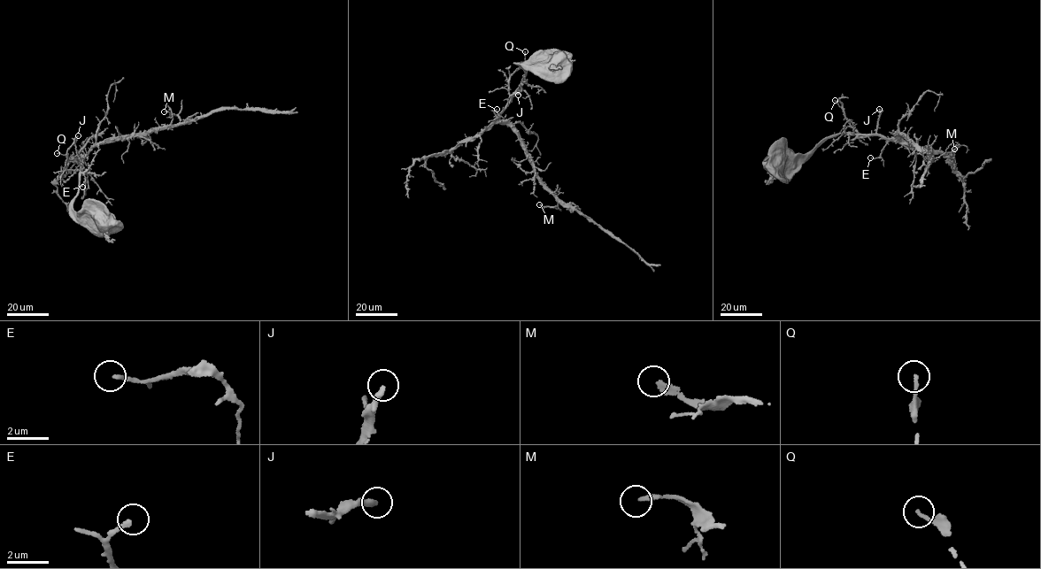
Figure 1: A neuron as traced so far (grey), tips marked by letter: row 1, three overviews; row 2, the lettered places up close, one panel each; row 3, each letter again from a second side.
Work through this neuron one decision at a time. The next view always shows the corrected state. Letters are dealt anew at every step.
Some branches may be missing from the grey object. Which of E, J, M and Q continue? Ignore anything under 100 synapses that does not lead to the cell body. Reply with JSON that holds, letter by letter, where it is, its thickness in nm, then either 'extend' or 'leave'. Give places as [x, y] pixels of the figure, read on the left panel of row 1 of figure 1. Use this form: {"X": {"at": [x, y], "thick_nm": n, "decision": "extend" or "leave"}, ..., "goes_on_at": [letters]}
{"E": {"at": [82, 187], "thick_nm": 180, "decision": "leave"}, "J": {"at": [78, 135], "thick_nm": 280, "decision": "leave"}, "M": {"at": [164, 111], "thick_nm": 240, "decision": "leave"}, "Q": {"at": [57, 153], "thick_nm": 150, "decision": "leave"}, "goes_on_at": []}

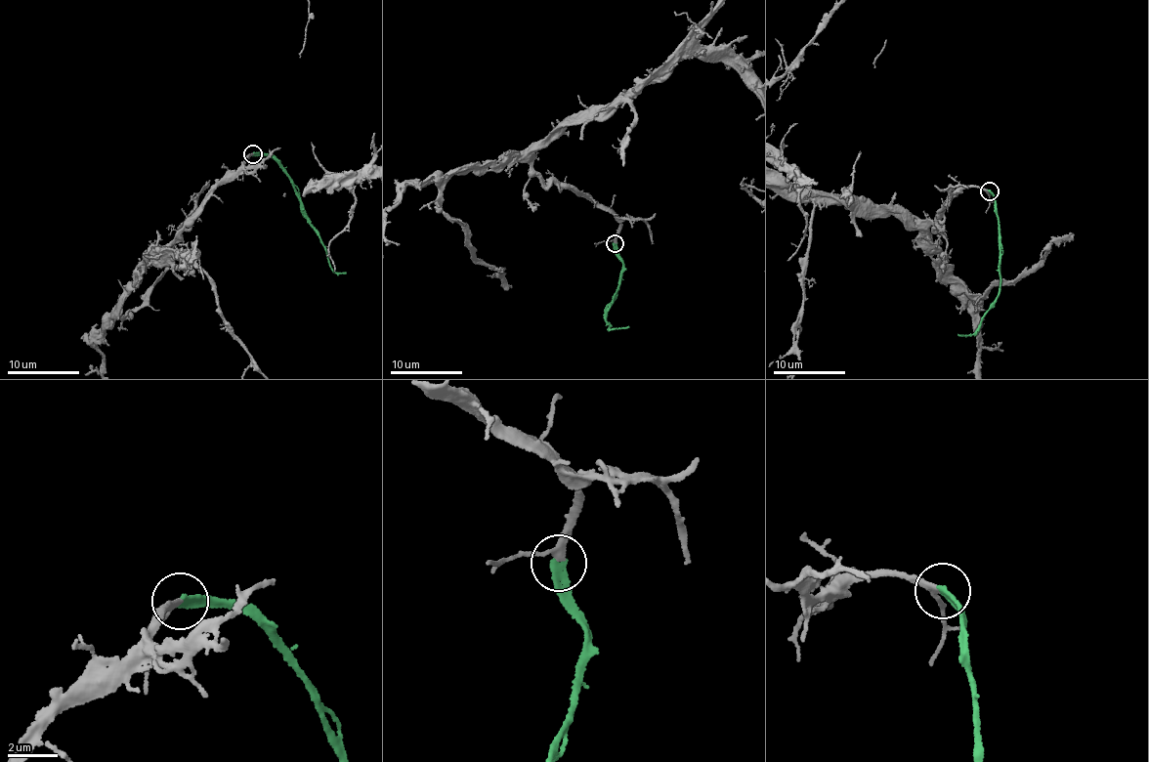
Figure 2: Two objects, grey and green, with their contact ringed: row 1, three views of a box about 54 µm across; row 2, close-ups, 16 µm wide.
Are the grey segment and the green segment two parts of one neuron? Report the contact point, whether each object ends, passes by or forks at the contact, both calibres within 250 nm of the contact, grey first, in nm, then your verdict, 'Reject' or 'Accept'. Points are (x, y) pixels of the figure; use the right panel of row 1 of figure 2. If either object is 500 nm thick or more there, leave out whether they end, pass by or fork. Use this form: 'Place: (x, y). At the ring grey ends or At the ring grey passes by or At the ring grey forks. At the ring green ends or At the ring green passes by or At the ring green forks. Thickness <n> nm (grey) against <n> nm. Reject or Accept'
Place: (989, 190). At the ring grey passes by. At the ring green ends. Thickness 200 nm (grey) against 280 nm. Accept

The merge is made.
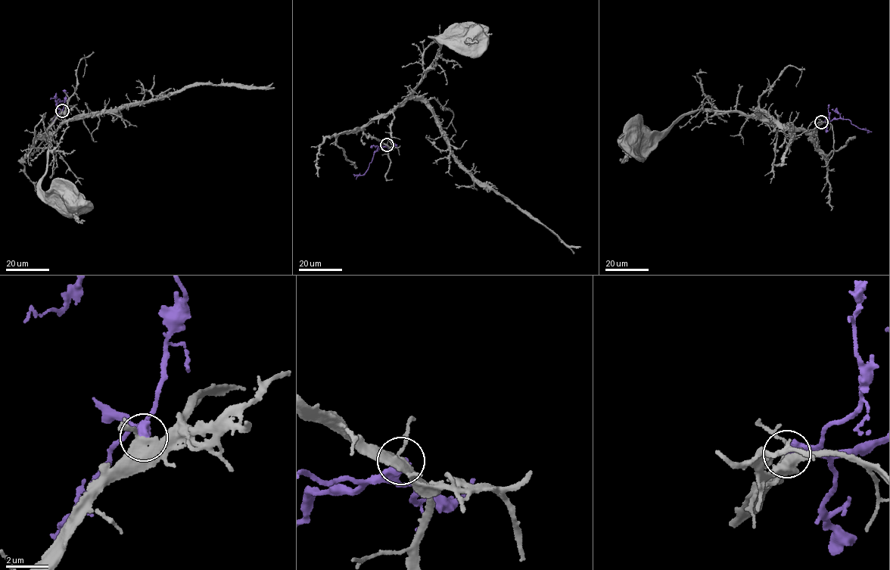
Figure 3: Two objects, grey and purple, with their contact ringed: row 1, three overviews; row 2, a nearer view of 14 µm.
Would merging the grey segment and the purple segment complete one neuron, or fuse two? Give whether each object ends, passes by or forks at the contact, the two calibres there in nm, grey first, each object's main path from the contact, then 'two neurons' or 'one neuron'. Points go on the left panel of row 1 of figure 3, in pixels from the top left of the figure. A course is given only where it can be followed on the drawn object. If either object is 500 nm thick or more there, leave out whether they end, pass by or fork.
280/600 nm | grey via (62, 111), (48, 129), (38, 135), (50, 138), (46, 167), (40, 182), (41, 189), (49, 194), (72, 203) | purple via (62, 110), (56, 106), (57, 101), (59, 98), (63, 101), (56, 105) | two neurons

